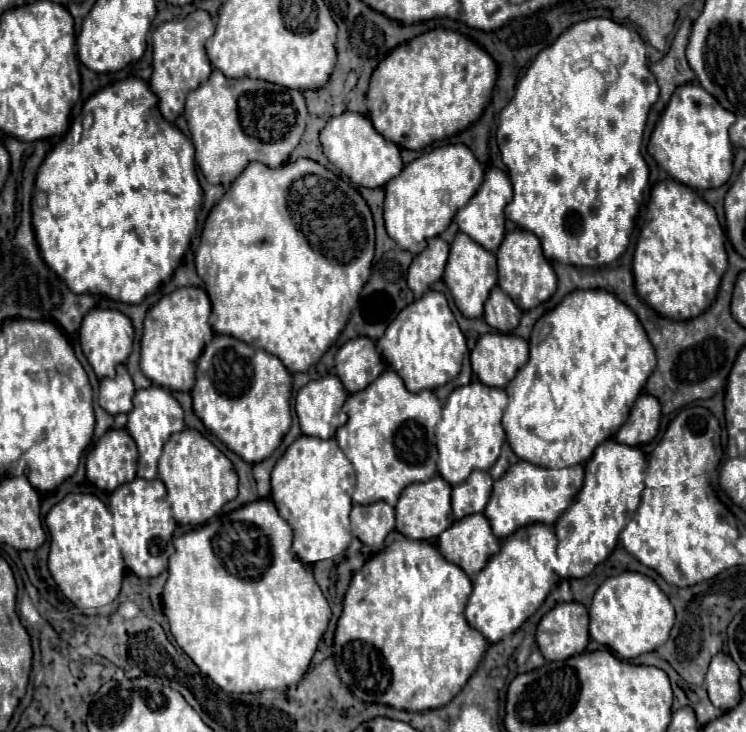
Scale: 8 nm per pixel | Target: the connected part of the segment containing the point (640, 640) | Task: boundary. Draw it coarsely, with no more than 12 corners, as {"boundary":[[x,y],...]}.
{"boundary":[[607,577],[591,639],[621,659],[667,641],[675,609],[653,579]]}

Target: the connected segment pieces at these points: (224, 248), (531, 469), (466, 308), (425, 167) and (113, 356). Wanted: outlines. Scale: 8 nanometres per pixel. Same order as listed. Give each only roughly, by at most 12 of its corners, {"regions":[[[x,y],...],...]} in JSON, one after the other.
{"regions":[[[249,163],[195,253],[209,323],[307,371],[371,275],[363,195]],[[517,461],[485,507],[505,539],[553,525],[583,483],[583,465]],[[459,231],[443,281],[465,317],[497,285],[495,255]],[[441,145],[385,185],[385,227],[409,253],[447,229],[483,181]],[[95,307],[79,337],[95,375],[115,375],[135,331],[121,311]]]}

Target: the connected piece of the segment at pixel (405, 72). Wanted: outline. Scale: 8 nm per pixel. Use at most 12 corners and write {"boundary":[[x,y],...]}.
{"boundary":[[437,27],[371,75],[373,127],[423,149],[475,123],[497,63]]}

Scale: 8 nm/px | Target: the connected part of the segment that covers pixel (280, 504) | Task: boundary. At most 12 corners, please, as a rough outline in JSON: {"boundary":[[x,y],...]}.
{"boundary":[[297,437],[271,501],[303,563],[343,553],[355,469],[335,439]]}

